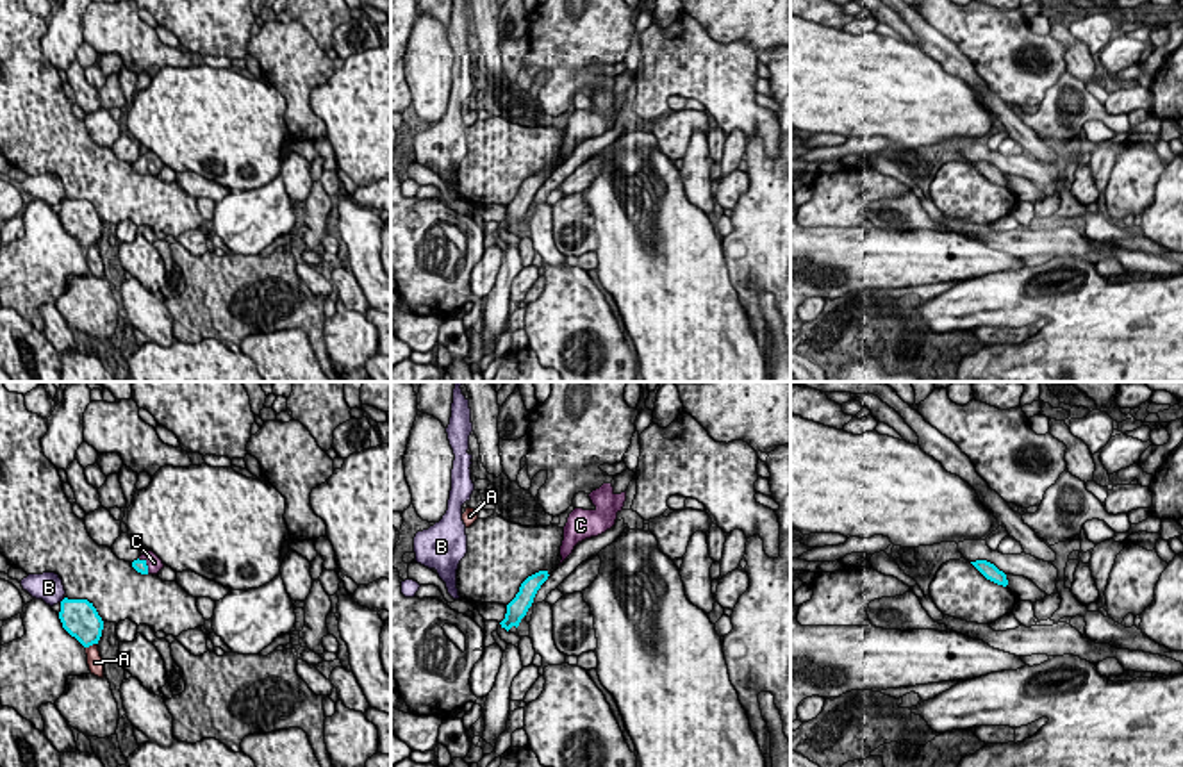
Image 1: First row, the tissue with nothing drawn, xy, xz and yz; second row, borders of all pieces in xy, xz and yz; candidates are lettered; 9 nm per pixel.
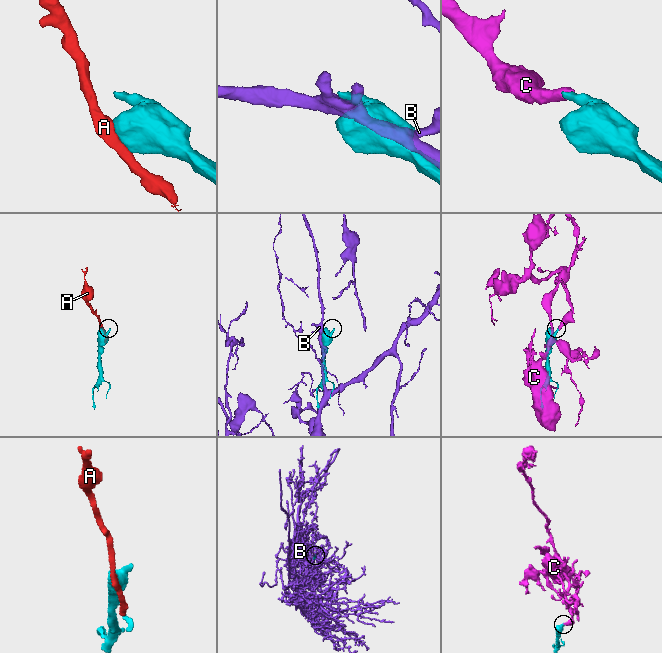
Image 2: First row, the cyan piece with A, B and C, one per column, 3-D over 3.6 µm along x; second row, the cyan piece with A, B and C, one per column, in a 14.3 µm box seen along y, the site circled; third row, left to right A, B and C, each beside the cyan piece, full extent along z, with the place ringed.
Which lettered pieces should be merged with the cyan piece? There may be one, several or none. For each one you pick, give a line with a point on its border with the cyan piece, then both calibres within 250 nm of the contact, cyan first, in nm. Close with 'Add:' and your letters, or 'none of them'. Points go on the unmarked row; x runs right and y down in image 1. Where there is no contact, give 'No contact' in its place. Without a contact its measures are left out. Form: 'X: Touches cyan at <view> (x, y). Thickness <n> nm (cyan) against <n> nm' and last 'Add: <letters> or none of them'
C: Touches cyan at xy (145, 164). Thickness 120 nm (cyan) against 140 nm
Add: C

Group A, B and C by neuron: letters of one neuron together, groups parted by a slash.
A / B / C

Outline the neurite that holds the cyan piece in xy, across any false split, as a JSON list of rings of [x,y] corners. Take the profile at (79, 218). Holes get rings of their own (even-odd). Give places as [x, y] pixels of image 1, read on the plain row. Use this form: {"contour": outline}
{"contour": [[[87,200],[61,202],[59,219],[62,228],[75,237],[84,248],[98,244],[103,230],[103,221],[93,203]]]}

